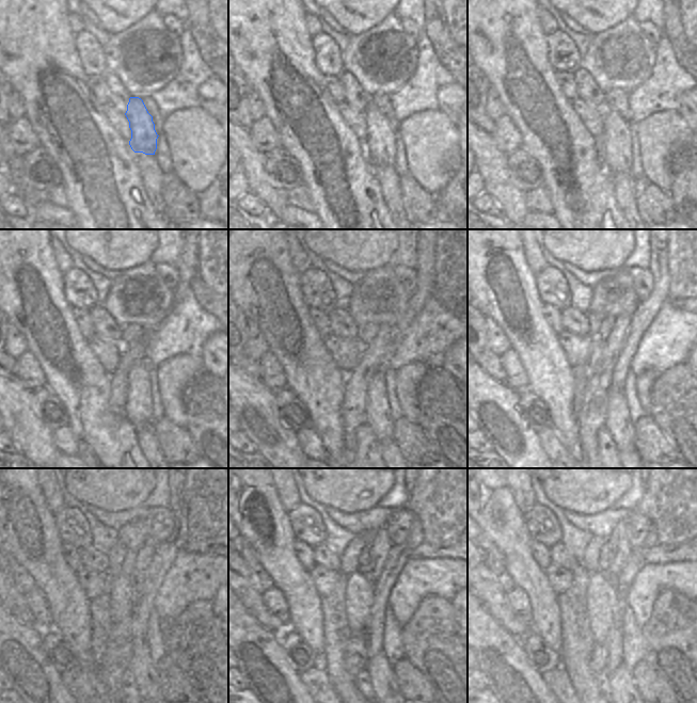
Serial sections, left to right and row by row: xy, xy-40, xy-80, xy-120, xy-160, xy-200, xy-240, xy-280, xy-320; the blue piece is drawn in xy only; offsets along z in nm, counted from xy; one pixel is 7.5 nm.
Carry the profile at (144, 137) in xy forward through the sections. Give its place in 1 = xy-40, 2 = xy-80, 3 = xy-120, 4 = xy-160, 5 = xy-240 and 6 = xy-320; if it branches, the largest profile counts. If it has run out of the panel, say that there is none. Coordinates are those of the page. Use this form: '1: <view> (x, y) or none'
1: xy-40 (380, 143)
2: xy-80 (614, 145)
3: xy-120 (139, 405)
4: xy-160 (378, 416)
5: xy-240 (141, 665)
6: xy-320 (622, 685)

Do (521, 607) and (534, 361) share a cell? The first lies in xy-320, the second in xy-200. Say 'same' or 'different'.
different

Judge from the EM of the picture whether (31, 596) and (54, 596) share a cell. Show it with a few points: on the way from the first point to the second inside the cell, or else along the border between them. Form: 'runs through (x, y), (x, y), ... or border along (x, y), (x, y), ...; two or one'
border along (35, 587), (45, 595), (52, 621); two

